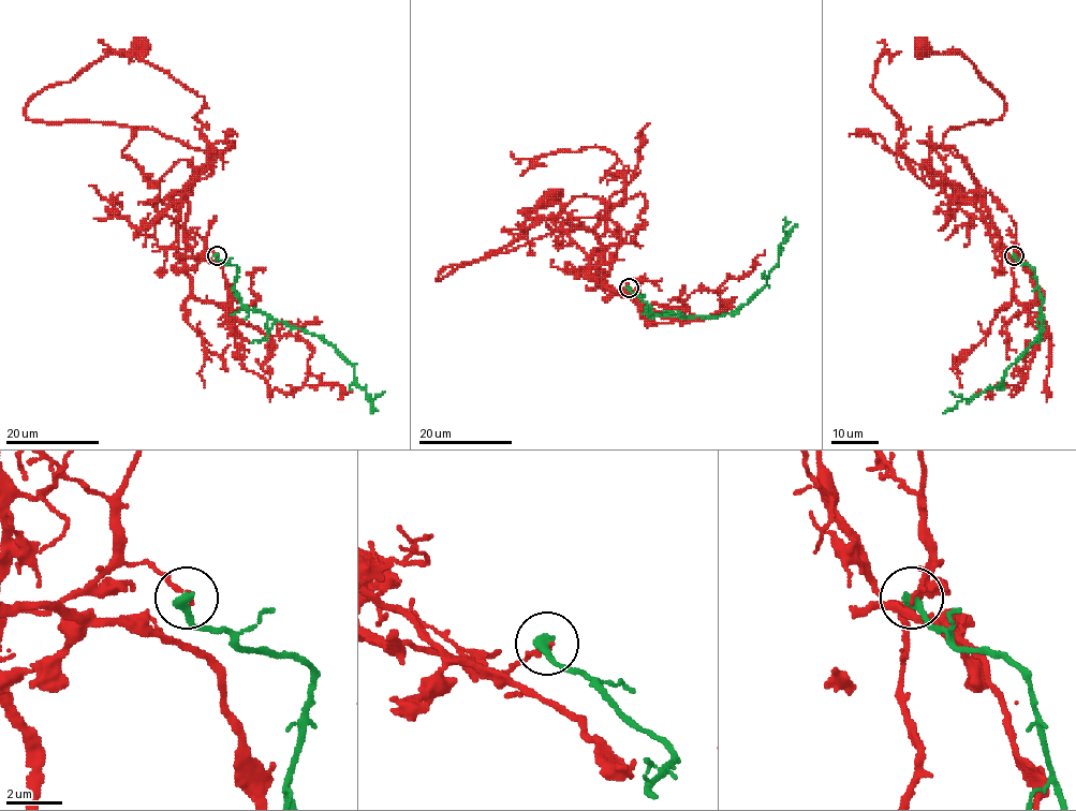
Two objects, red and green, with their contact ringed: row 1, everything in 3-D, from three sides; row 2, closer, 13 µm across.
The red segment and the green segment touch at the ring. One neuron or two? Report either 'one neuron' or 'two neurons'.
two neurons

